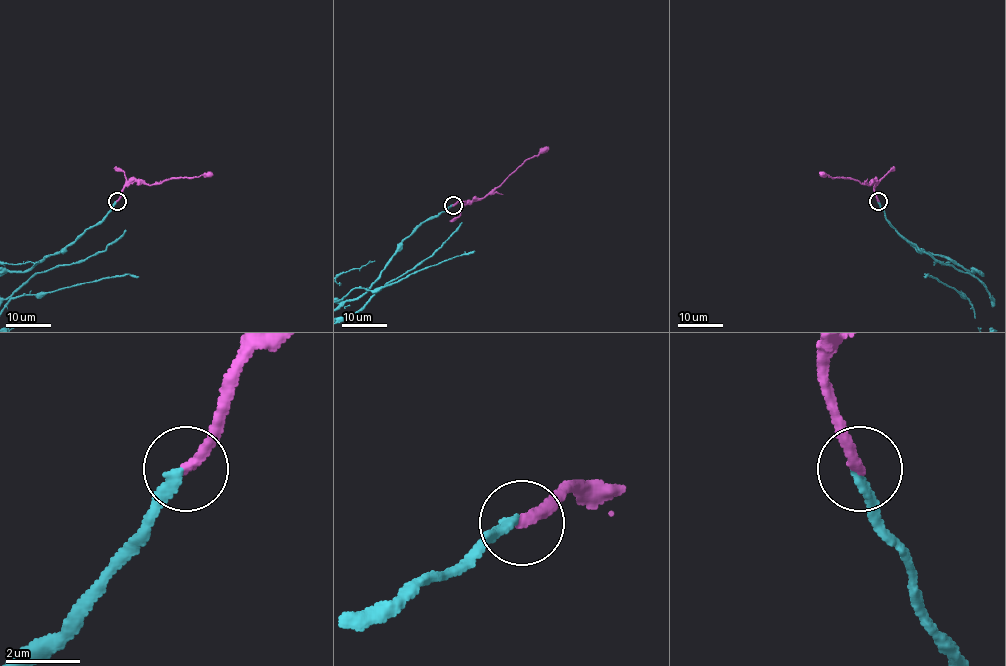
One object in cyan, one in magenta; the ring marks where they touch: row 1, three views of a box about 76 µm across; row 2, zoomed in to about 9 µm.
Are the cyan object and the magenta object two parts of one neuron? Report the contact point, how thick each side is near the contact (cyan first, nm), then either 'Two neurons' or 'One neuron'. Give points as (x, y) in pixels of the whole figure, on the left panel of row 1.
Place: (117, 201). Thickness 240 nm (cyan) against 300 nm. One neuron

